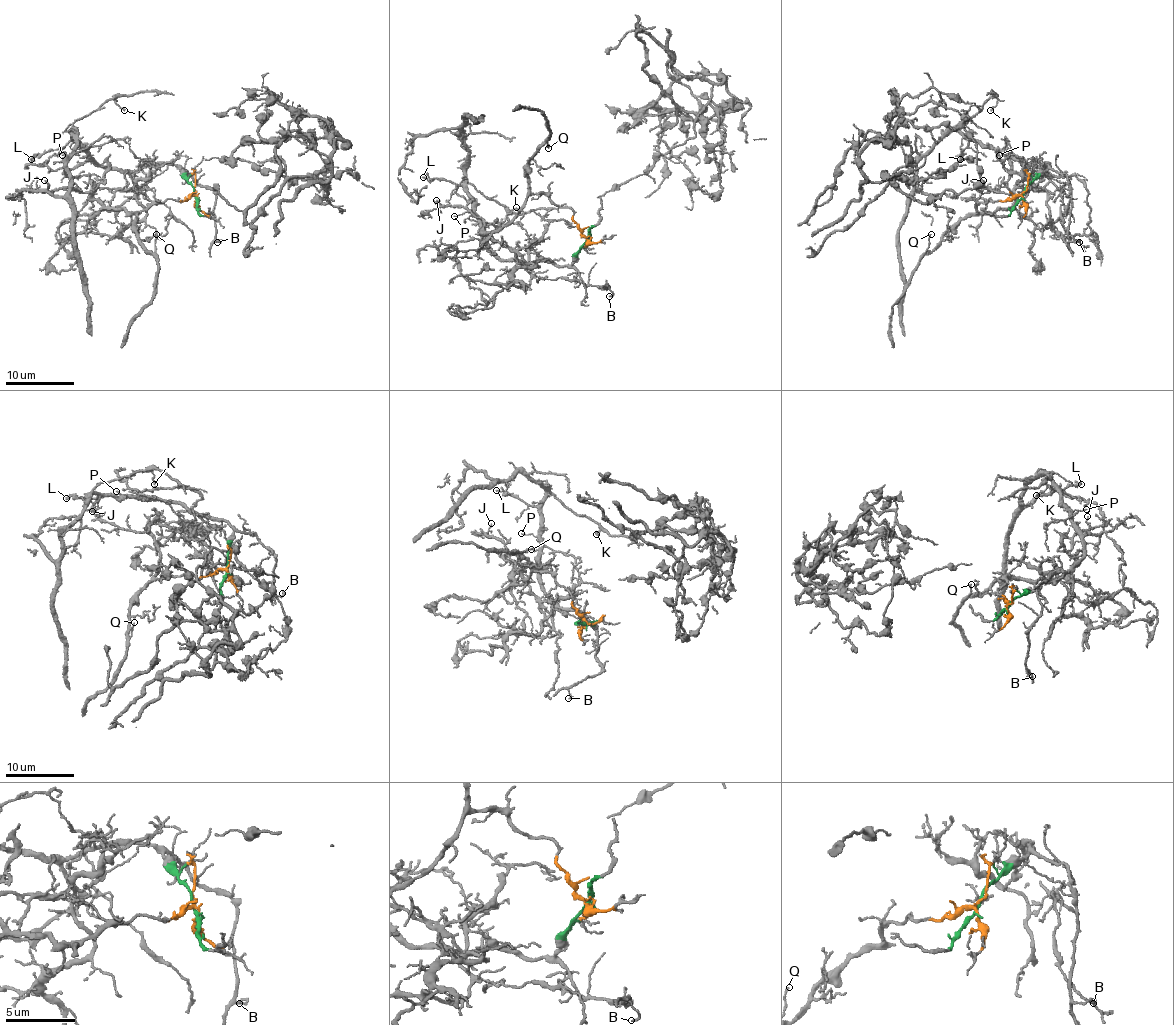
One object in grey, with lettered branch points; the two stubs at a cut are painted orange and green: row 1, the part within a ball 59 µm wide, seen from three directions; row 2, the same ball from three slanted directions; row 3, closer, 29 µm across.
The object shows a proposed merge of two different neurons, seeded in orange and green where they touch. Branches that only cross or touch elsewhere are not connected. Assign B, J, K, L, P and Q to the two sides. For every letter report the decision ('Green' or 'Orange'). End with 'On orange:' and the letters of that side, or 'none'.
B: Green
J: Orange
K: Green
L: Green
P: Green
Q: Orange
On orange: J, Q

